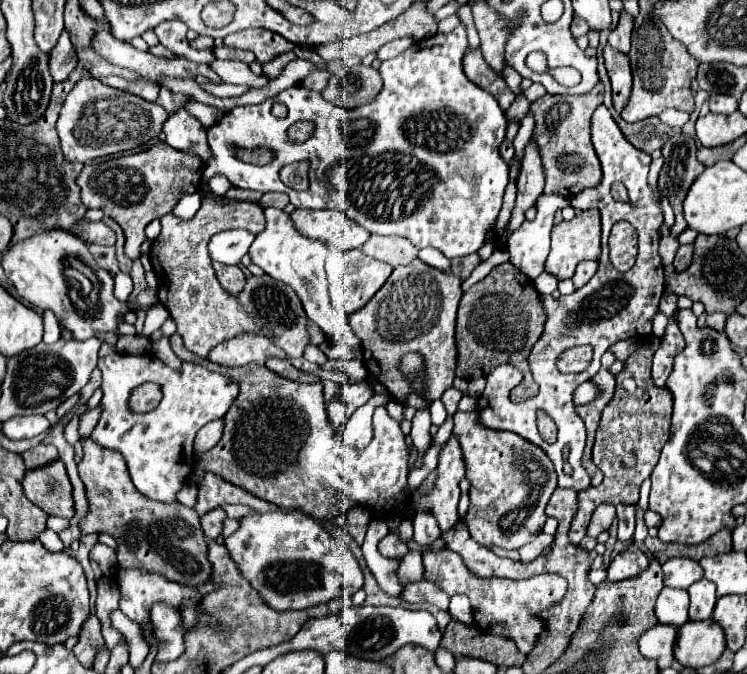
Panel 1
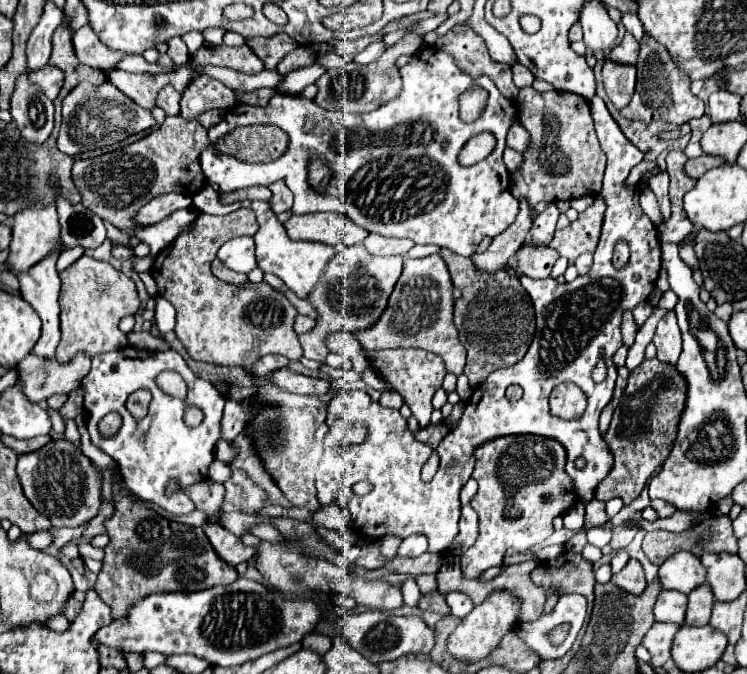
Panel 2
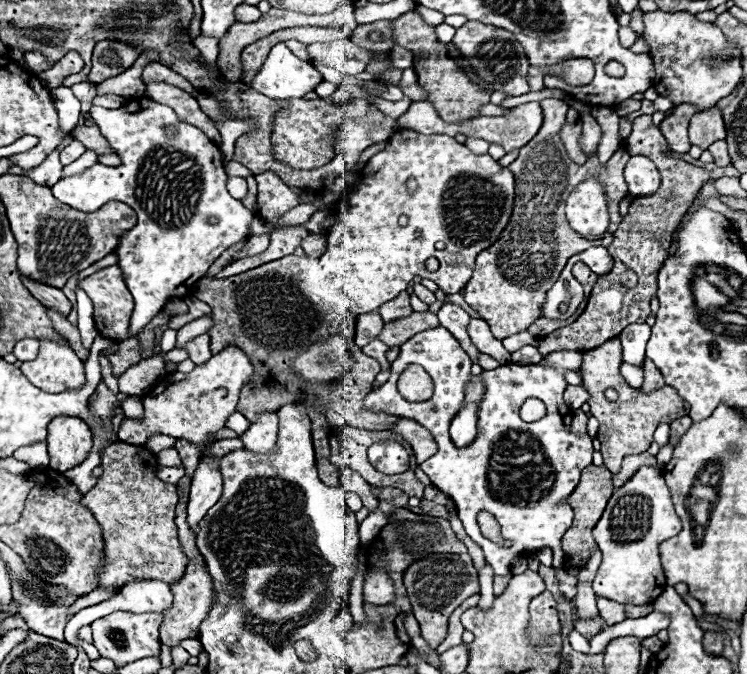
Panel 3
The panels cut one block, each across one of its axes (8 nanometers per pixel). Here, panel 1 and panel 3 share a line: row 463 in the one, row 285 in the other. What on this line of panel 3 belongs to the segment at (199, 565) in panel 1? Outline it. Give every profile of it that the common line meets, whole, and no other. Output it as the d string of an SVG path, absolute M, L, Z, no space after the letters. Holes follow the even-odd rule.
M118 266L104 268L84 278L80 286L94 302L94 322L98 332L118 342L126 340L134 300L122 280L120 268Z

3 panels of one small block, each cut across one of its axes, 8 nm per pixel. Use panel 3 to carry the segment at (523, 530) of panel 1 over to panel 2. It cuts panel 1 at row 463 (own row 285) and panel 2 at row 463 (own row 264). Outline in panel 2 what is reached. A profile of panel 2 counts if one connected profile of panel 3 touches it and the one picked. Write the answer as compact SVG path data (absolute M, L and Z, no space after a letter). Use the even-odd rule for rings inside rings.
M530 434L500 436L478 446L478 450L474 450L474 458L476 458L476 468L474 468L472 478L478 482L478 494L472 498L470 504L478 512L480 534L474 546L462 554L464 578L478 578L490 566L502 564L502 556L510 548L516 552L526 552L530 546L546 540L554 532L552 520L568 512L578 502L572 480L564 472L566 452L558 442L550 438L530 436Z

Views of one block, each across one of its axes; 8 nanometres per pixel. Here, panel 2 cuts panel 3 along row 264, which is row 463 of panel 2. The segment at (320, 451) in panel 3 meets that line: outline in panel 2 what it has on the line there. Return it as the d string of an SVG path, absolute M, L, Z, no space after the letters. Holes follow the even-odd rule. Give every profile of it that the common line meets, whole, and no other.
M262 406L260 412L254 414L250 422L246 422L244 434L252 438L254 450L260 456L264 470L272 476L276 486L282 490L284 498L292 506L316 512L320 508L320 502L316 500L316 468L320 462L318 456L322 454L322 444L316 442L314 436L316 434L314 416L304 408Z

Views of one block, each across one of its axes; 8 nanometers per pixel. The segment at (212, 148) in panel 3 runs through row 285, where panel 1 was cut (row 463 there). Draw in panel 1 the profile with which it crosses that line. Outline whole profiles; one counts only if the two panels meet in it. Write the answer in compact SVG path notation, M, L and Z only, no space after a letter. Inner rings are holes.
M114 352L114 354L100 358L98 368L102 372L102 386L100 386L102 388L102 400L100 400L102 414L100 414L96 428L92 430L92 440L98 442L100 446L116 450L124 456L134 486L146 498L166 502L166 504L178 502L178 492L188 482L190 472L192 472L192 464L194 464L194 448L186 448L186 440L188 438L194 440L198 430L204 424L208 424L210 420L222 418L228 412L234 398L238 396L238 386L230 378L226 378L218 372L210 372L198 364L192 364L192 362L182 362L182 366L178 370L174 370L174 368L166 366L160 358L156 358L152 352L150 354L136 354L136 356ZM144 382L160 384L162 386L162 400L154 410L144 412L144 414L136 414L130 410L128 400L130 400L132 390Z

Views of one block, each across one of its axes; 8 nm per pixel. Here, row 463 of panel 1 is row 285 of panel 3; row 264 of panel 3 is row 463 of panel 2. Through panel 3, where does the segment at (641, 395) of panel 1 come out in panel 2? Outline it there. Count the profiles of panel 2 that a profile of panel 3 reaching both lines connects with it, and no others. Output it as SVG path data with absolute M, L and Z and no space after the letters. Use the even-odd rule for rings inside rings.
M656 358L644 360L636 370L630 372L628 386L620 398L618 408L614 410L610 428L604 434L604 440L614 456L614 466L610 474L594 490L596 500L622 498L624 504L630 504L642 492L650 476L662 466L668 456L678 430L678 420L686 402L686 380L670 364L664 364Z

